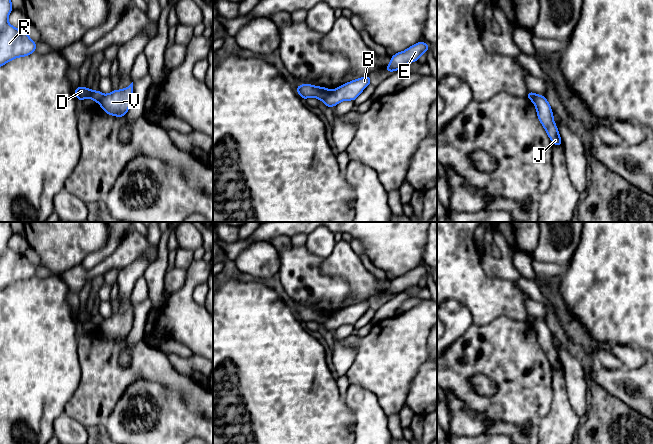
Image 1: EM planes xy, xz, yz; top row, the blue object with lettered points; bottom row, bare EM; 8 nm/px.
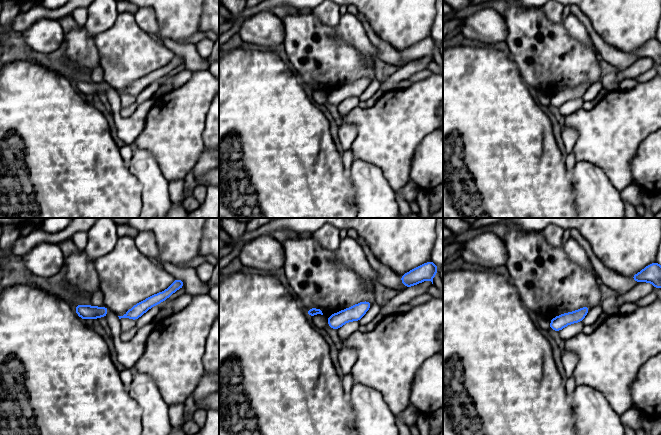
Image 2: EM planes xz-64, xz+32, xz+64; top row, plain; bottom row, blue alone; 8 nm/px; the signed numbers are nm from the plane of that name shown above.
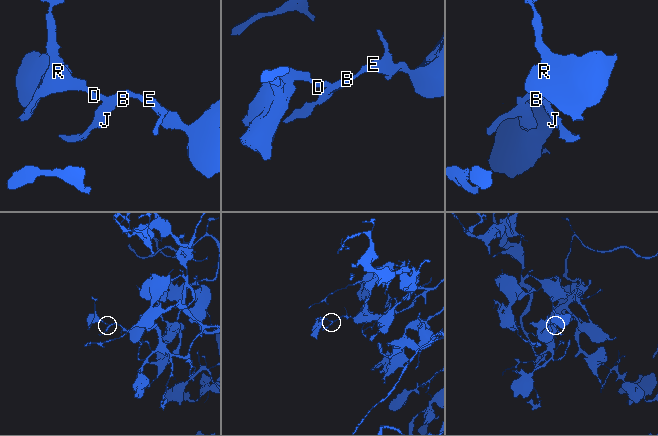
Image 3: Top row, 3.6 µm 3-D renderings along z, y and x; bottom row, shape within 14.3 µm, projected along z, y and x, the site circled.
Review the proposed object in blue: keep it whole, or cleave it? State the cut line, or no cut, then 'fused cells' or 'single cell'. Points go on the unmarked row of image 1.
cut in xz along (331, 314), (323, 324); fused cells

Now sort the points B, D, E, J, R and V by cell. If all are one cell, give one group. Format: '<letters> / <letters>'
B E J V / D R

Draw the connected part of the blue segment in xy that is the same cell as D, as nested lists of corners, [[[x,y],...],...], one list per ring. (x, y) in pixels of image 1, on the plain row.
[[[79,310],[78,312],[74,312],[74,314],[79,326],[81,326],[85,322],[91,322],[98,327],[104,320],[100,314],[92,315],[89,312],[84,312],[82,310]]]

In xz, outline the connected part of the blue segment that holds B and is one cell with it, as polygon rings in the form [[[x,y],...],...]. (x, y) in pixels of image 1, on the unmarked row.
[[[370,300],[350,305],[331,314],[323,325],[329,333],[344,324],[354,325],[369,308],[371,308]]]

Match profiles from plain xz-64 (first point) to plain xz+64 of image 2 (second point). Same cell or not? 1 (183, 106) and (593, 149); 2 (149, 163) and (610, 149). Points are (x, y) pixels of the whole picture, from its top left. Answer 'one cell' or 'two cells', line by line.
1: one cell
2: two cells

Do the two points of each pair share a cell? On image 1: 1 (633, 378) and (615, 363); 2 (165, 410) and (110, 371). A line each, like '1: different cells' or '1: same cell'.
1: different cells
2: different cells

